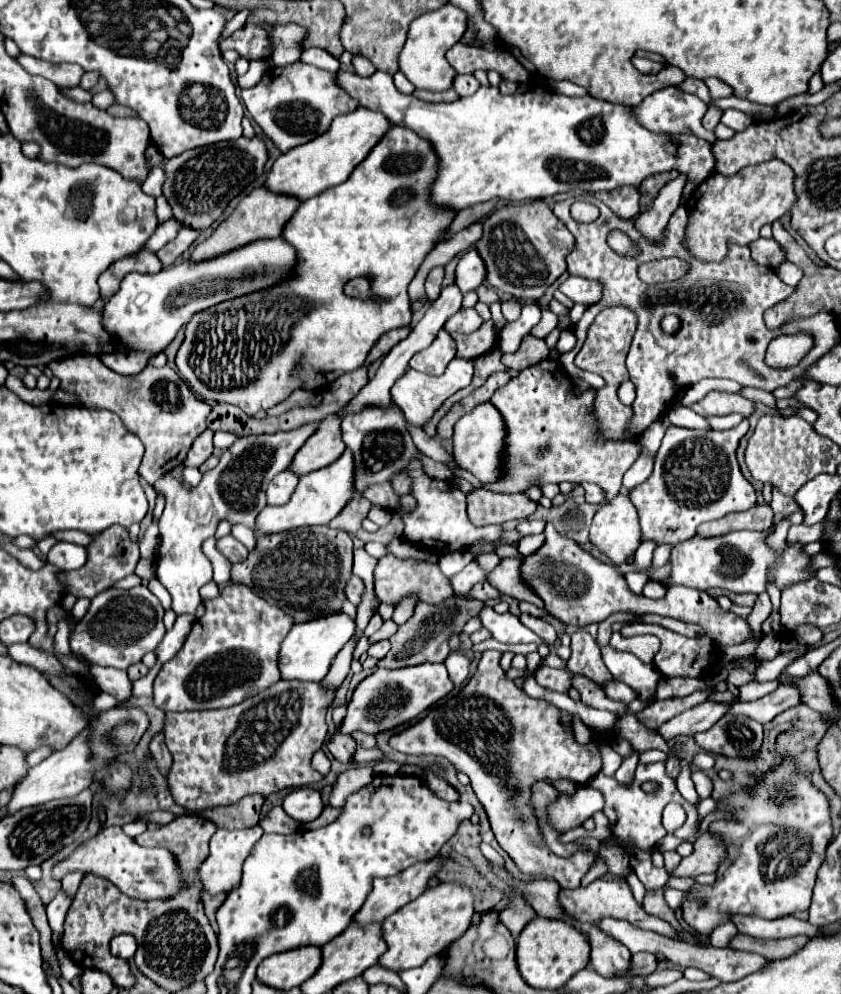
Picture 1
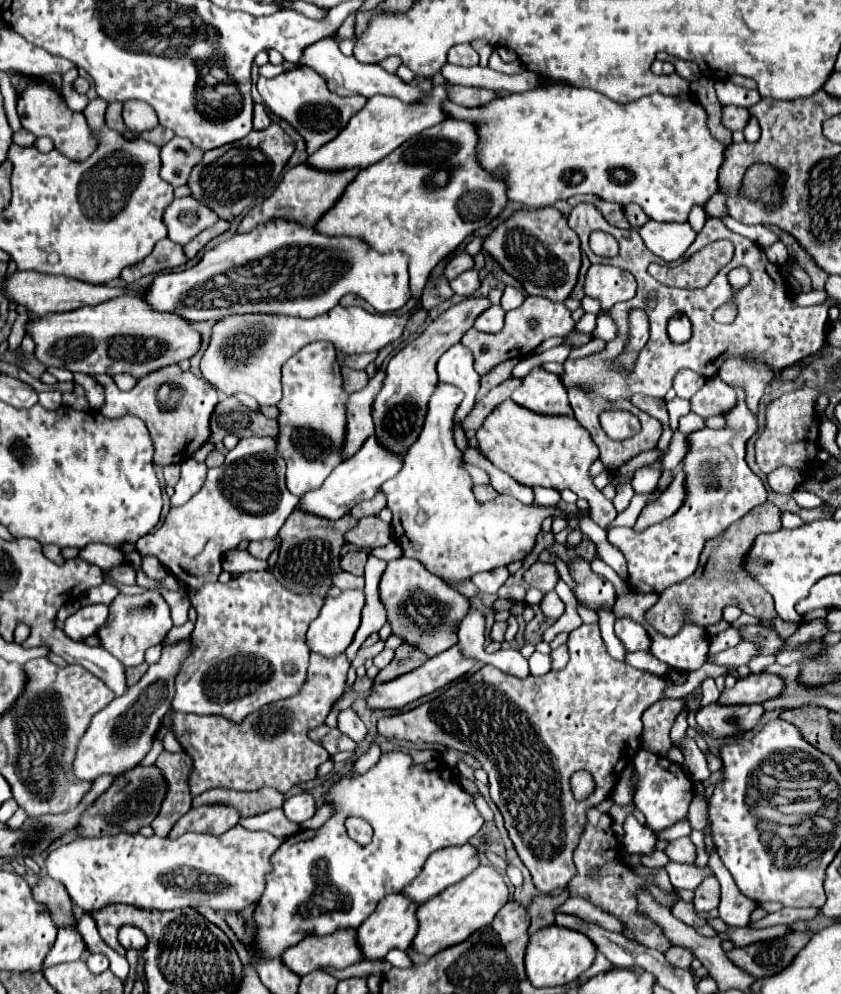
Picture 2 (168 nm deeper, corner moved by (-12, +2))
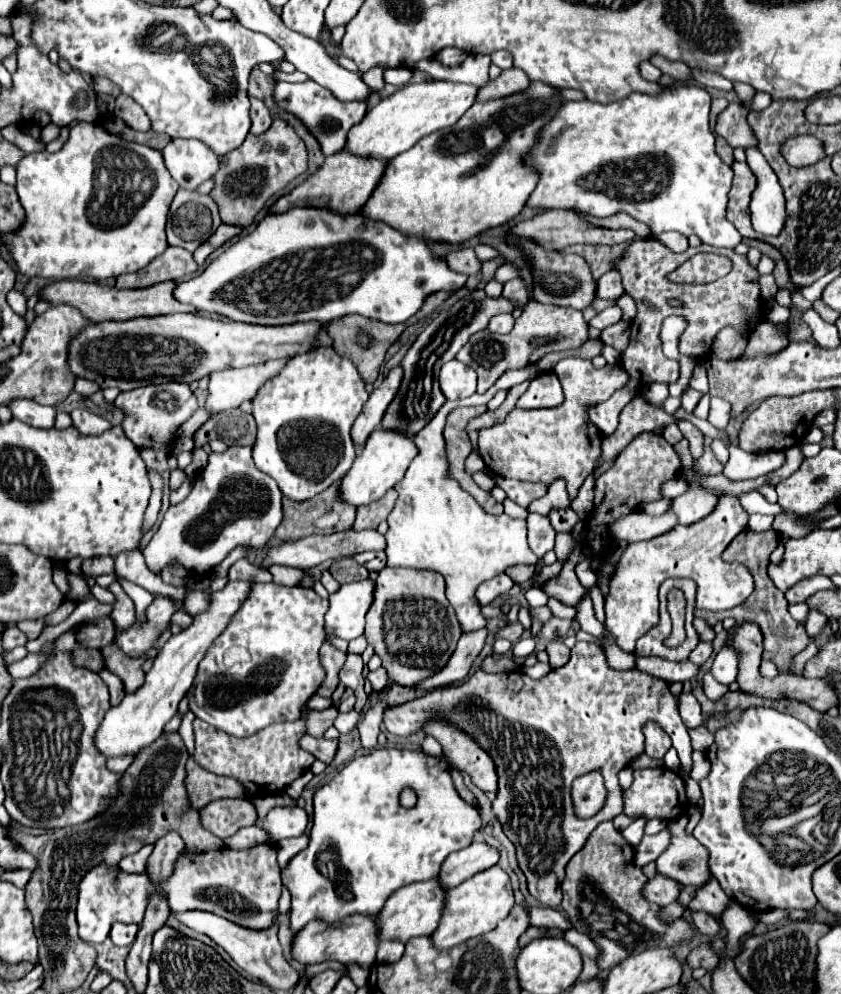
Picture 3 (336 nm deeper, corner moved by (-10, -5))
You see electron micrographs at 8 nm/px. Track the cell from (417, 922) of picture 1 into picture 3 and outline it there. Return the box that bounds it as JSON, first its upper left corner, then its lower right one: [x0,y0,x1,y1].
[431,866,515,950]

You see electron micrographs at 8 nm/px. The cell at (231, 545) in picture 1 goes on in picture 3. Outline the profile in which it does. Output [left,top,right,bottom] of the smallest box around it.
[263,530,385,568]

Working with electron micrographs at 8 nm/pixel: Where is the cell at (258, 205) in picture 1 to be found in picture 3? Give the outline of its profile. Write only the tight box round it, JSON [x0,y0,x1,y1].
[269,150,387,212]

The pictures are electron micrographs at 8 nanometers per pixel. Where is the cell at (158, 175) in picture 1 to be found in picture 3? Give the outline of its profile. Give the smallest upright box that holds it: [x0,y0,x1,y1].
[163,138,219,190]

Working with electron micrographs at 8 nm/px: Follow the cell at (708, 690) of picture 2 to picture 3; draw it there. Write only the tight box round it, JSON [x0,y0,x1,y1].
[711,646,739,684]

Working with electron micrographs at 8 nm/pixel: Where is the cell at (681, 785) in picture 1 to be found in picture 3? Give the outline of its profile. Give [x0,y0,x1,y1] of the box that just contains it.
[721,902,755,959]

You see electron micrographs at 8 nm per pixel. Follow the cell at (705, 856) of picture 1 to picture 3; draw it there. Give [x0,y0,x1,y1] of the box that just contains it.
[641,874,681,906]

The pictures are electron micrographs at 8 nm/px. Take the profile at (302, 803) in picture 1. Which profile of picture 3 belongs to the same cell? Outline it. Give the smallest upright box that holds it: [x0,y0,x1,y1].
[261,806,307,846]

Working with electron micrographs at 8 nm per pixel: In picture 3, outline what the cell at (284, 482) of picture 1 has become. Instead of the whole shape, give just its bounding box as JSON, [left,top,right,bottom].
[253,348,369,502]

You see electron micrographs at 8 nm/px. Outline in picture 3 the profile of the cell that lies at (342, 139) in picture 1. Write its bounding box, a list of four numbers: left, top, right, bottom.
[345,80,479,160]

